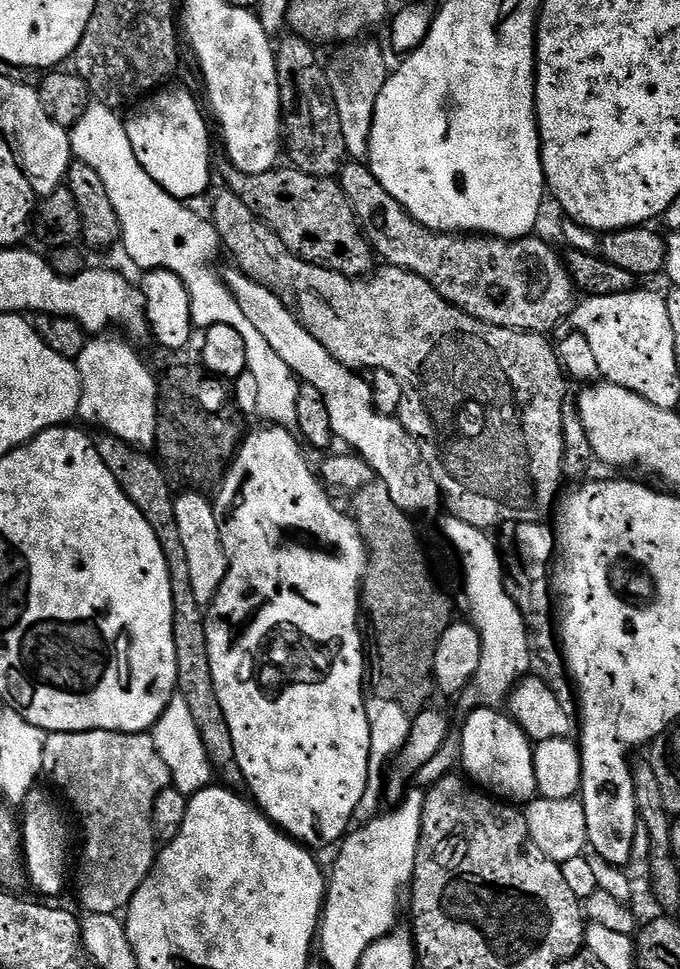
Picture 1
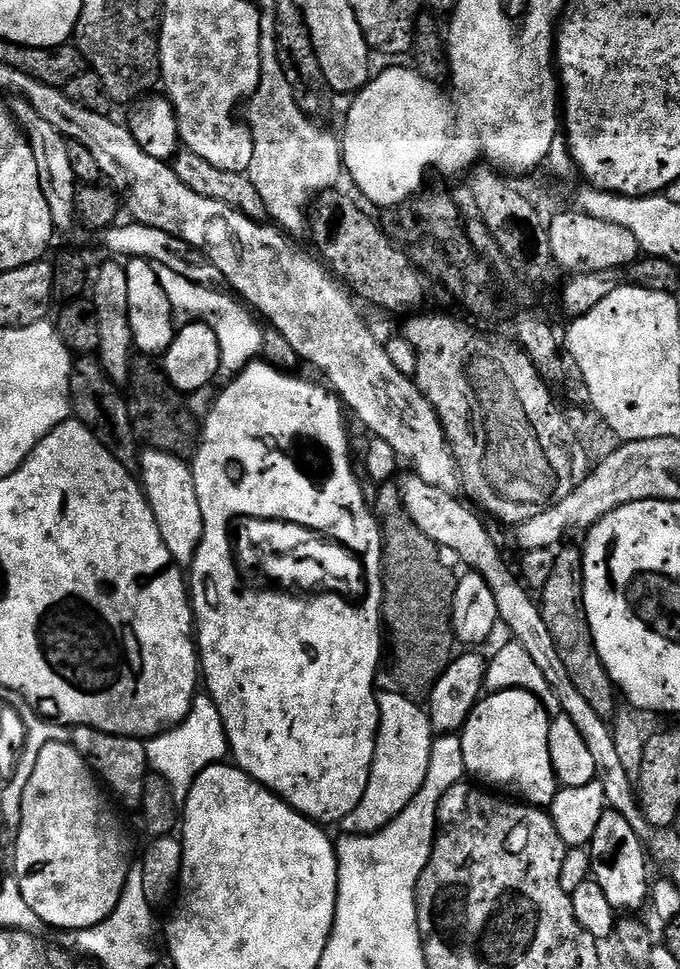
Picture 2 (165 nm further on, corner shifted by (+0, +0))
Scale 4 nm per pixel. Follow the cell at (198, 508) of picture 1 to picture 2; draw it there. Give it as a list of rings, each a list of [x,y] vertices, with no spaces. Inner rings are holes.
[[[145,447],[138,457],[138,479],[148,499],[154,522],[162,534],[166,550],[174,557],[175,563],[187,565],[196,555],[202,542],[202,506],[198,502],[198,490],[194,486],[194,474],[187,459],[176,456],[173,452],[163,452],[160,448]]]

